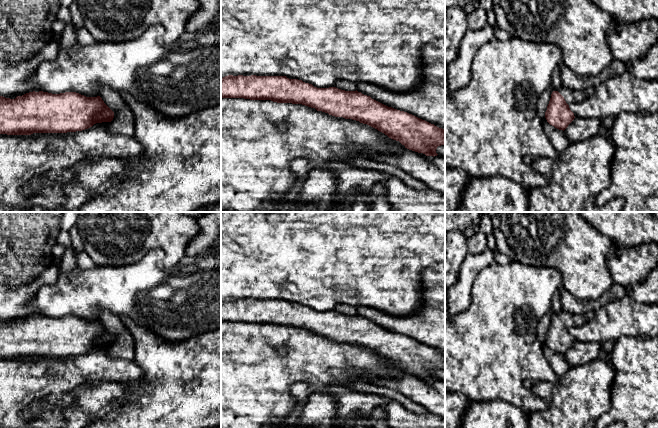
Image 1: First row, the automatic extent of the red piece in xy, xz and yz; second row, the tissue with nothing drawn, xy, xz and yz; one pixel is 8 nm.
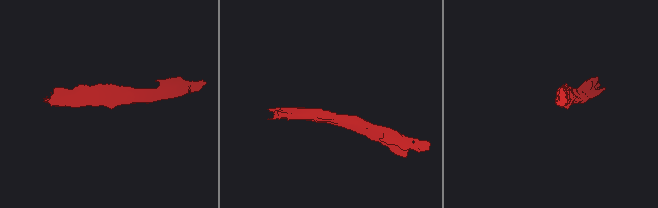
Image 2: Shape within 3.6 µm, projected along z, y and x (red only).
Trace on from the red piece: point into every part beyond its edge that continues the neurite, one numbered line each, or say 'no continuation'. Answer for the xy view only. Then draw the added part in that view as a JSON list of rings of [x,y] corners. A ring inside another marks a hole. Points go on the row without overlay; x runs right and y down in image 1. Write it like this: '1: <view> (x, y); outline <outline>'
no continuation

